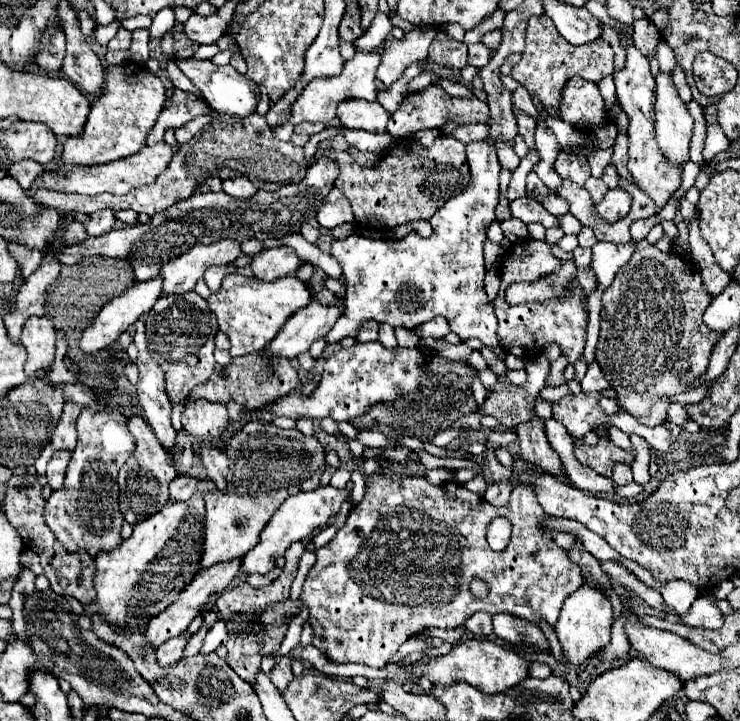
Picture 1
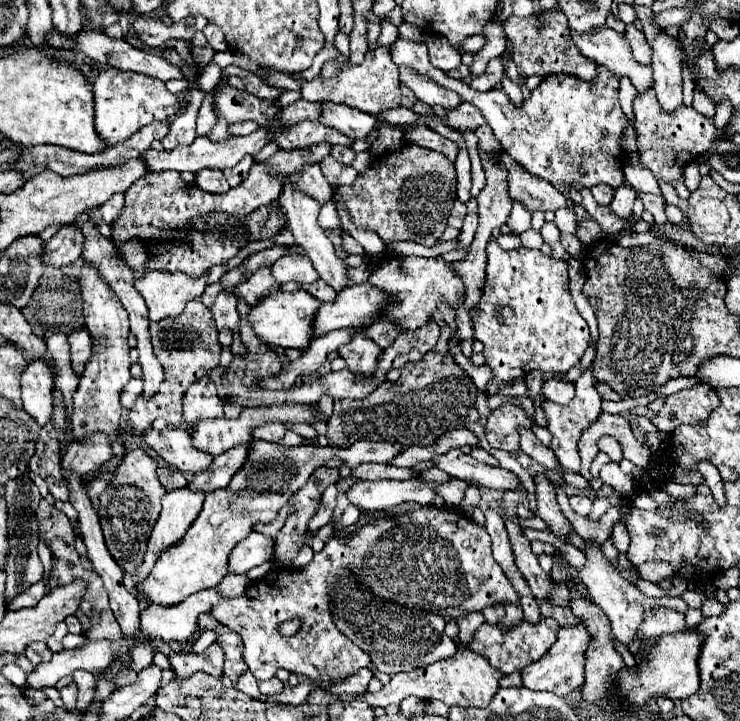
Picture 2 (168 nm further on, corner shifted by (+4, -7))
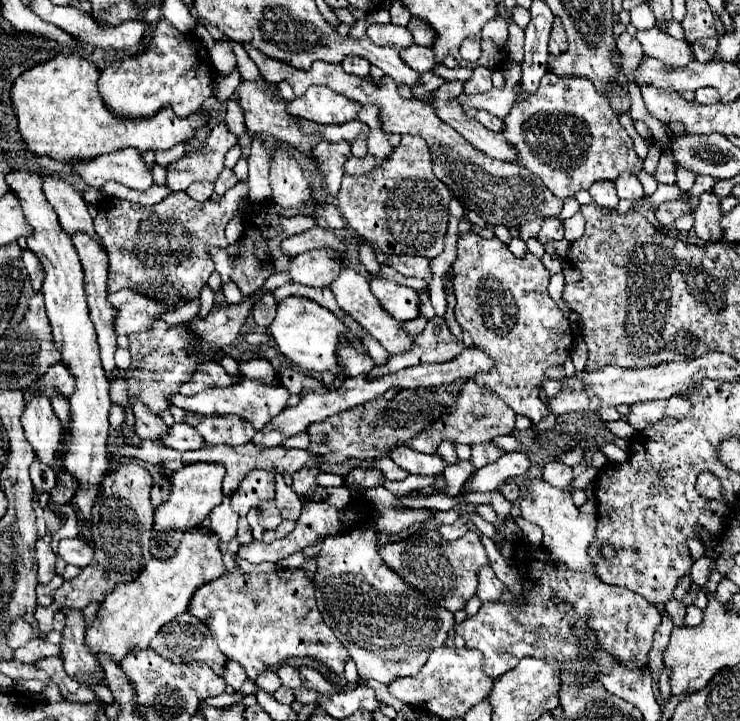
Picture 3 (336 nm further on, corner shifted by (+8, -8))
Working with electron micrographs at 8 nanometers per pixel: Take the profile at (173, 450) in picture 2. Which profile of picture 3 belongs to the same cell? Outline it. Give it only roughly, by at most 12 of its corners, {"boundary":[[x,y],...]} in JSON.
{"boundary":[[132,400],[136,434],[162,444],[168,426],[142,402]]}

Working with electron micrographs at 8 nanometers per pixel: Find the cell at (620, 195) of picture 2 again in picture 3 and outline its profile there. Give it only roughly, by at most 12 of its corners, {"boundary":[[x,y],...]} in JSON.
{"boundary":[[628,172],[616,178],[620,200],[644,196],[638,178]]}

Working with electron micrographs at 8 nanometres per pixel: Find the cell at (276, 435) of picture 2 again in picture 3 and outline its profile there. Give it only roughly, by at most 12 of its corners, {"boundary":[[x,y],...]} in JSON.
{"boundary":[[188,412],[208,446],[248,444],[256,428],[234,414]]}

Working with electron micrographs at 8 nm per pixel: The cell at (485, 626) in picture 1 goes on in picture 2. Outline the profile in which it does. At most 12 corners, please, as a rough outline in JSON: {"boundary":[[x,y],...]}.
{"boundary":[[480,611],[458,617],[458,639],[470,643],[474,631],[484,623]]}

